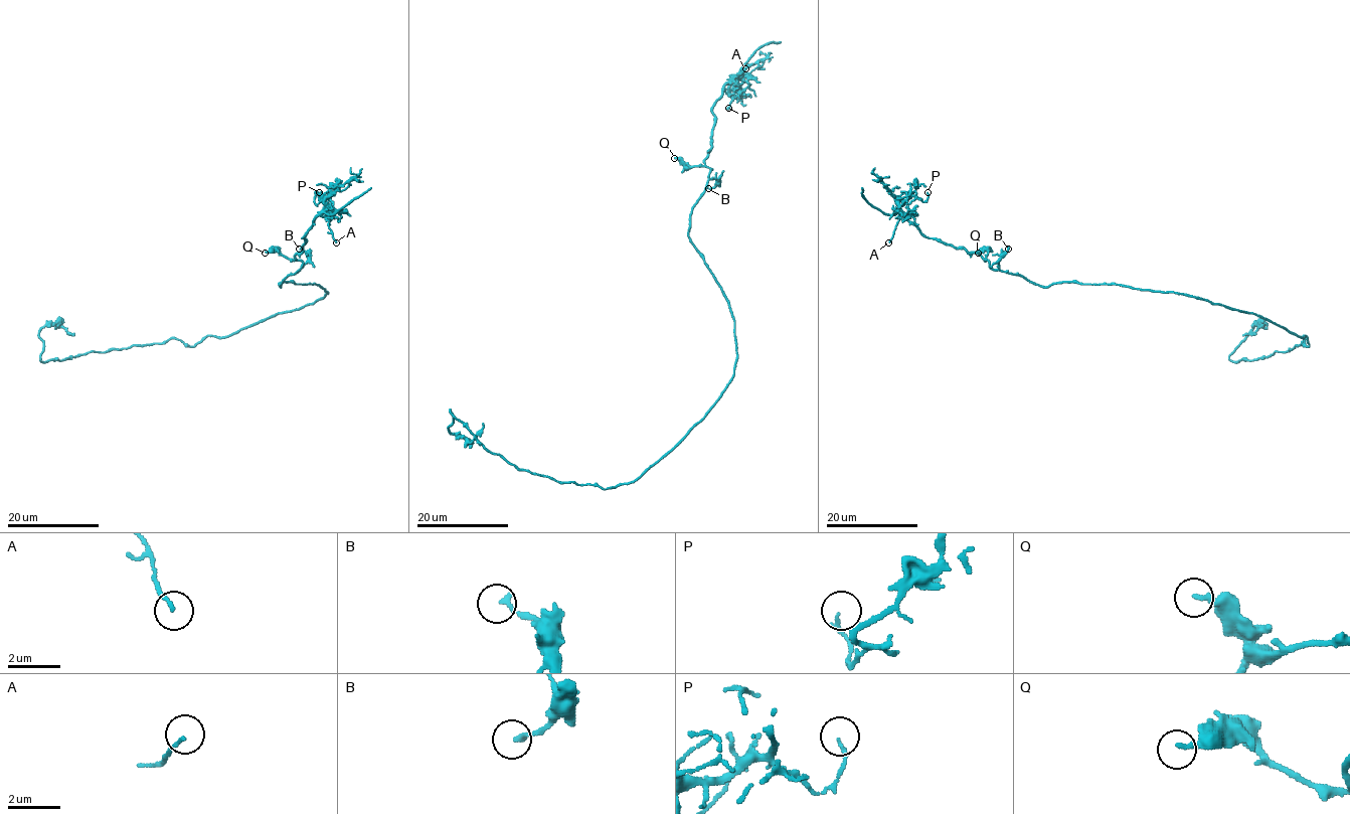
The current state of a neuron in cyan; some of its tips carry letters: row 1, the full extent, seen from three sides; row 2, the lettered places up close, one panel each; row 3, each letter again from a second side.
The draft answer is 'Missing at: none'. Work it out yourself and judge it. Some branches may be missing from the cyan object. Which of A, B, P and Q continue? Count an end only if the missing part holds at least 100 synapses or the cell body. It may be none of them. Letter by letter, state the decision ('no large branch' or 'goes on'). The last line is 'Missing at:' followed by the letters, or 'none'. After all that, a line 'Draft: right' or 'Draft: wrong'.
A: no large branch
B: no large branch
P: no large branch
Q: no large branch
Missing at: none
Draft: right

